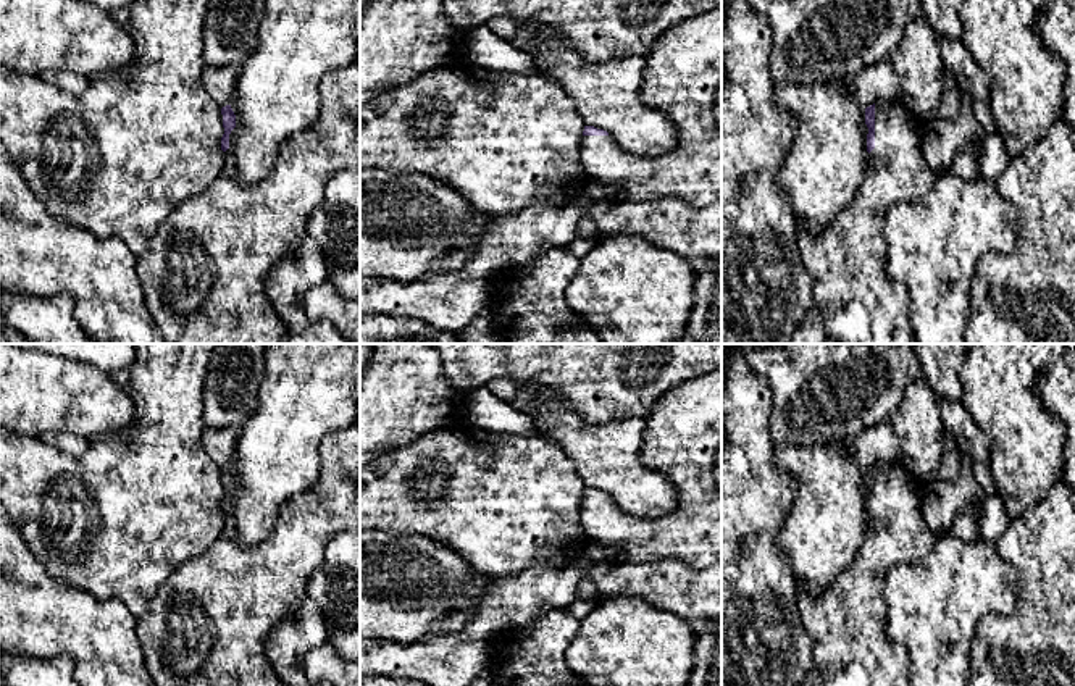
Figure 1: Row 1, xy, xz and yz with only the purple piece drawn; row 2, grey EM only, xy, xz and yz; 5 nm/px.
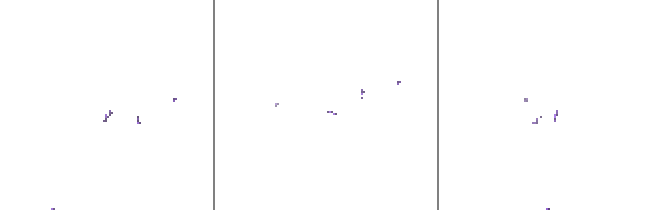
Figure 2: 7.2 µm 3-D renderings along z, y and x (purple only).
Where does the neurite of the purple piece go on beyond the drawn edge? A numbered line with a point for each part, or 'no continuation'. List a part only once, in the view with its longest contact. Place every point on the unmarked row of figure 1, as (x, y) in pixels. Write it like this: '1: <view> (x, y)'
1: yz (846, 620)

